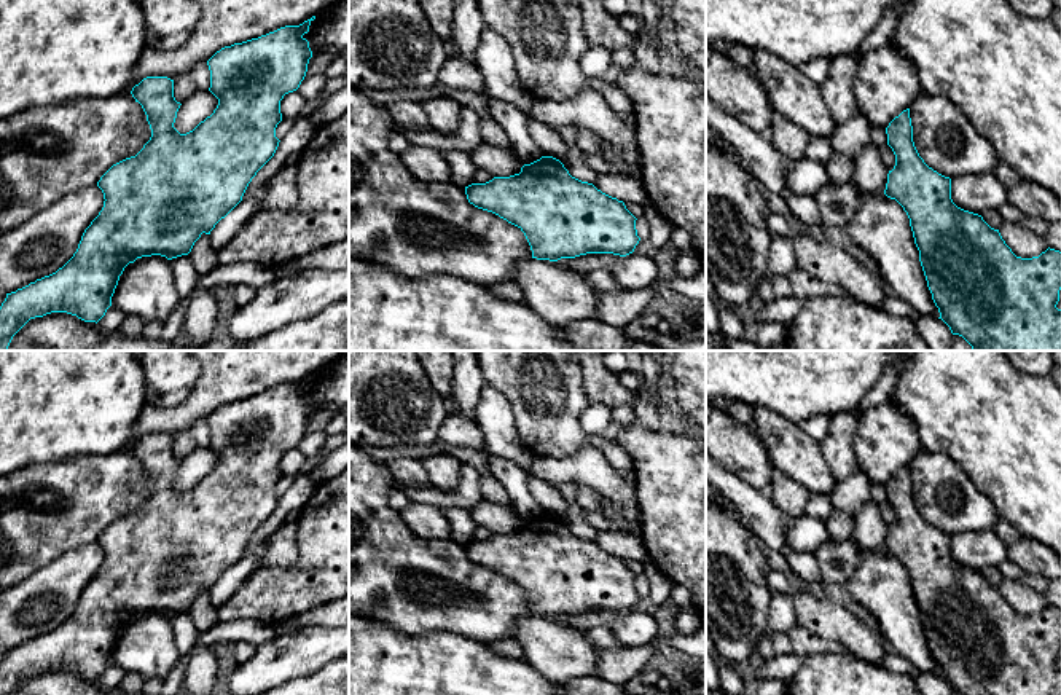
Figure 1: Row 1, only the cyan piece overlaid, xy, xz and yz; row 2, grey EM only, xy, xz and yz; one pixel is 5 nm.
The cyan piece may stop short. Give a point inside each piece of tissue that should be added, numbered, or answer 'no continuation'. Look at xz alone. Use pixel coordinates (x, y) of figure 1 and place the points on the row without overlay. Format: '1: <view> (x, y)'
no continuation

